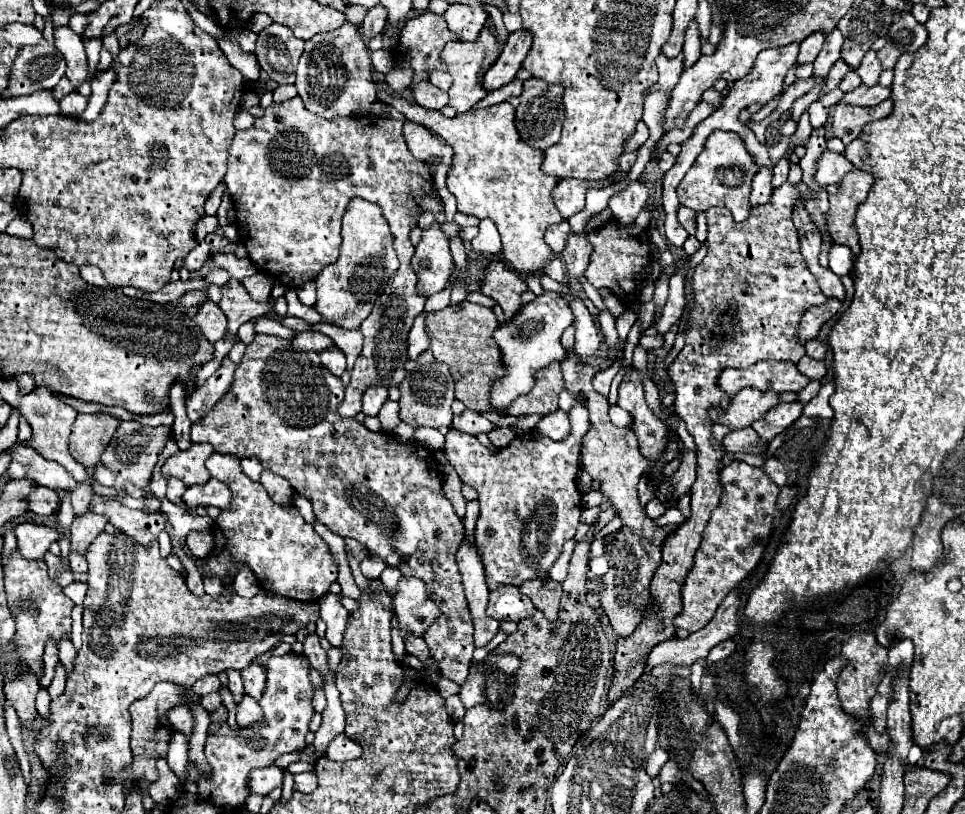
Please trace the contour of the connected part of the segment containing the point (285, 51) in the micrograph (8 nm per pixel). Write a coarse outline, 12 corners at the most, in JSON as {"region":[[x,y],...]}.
{"region":[[284,25],[258,33],[256,57],[278,85],[294,83],[304,41]]}

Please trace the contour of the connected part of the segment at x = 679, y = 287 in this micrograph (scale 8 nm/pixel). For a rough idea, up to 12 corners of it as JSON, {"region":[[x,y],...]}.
{"region":[[686,269],[670,277],[670,293],[658,321],[664,335],[686,307]]}

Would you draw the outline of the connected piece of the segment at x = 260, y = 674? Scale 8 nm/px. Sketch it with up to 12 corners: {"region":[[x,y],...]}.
{"region":[[252,663],[242,671],[246,693],[260,701],[266,669]]}

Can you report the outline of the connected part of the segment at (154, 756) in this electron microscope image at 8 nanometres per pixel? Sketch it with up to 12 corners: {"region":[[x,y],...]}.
{"region":[[162,681],[130,705],[132,765],[124,777],[158,779],[172,725],[168,711],[200,695]]}

